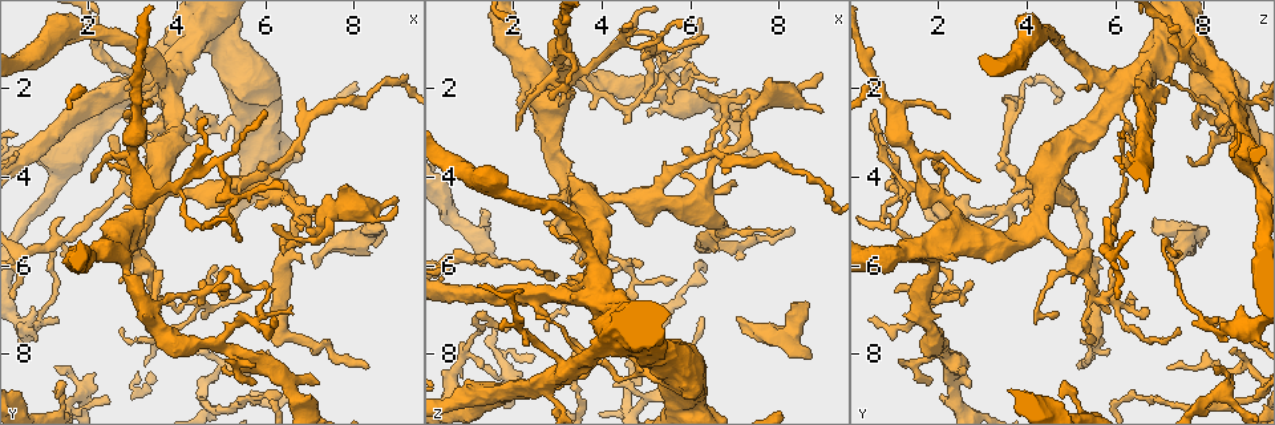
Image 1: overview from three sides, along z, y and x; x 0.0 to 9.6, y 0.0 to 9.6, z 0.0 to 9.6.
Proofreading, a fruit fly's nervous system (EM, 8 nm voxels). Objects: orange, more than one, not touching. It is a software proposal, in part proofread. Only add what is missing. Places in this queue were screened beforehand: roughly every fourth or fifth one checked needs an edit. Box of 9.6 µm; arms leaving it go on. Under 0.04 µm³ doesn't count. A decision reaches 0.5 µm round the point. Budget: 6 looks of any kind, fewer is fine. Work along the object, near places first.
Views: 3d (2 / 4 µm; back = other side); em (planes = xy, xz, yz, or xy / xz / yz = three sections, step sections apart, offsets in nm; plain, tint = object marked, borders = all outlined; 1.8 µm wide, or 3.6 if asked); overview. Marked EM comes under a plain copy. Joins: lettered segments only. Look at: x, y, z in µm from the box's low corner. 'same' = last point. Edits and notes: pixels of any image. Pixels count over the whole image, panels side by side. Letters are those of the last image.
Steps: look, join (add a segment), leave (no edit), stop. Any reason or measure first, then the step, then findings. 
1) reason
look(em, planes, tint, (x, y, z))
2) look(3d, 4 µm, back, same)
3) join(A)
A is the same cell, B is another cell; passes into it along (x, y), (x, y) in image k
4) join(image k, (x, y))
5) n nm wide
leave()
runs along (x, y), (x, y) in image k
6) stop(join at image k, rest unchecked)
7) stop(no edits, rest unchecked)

abrupt turn
look(em, planes, borders, (4.60, 6.65, 2.45))

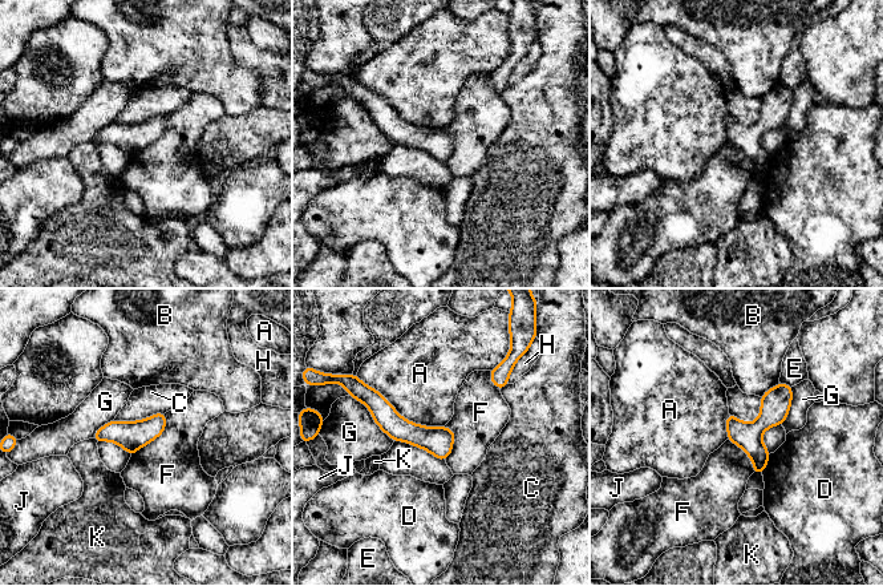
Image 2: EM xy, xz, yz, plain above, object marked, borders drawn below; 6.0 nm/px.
leave()
A, B, C, D, E, F, G, H, J and K are other cells; runs along (373, 396), (404, 431), (446, 452) in image 2; no lettered segment goes on from it

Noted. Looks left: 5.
look(3d, 4 µm, back, (1.30, 8.95, 4.80))

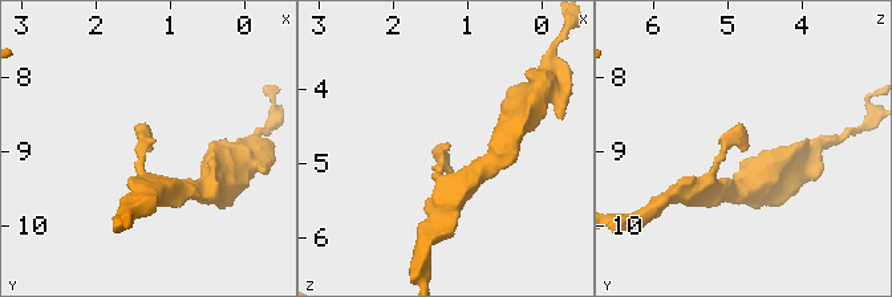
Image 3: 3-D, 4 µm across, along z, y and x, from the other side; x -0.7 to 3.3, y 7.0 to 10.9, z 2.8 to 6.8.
now the EM
look(em, xy, step 4, tint, (1.25, 8.95, 4.80))

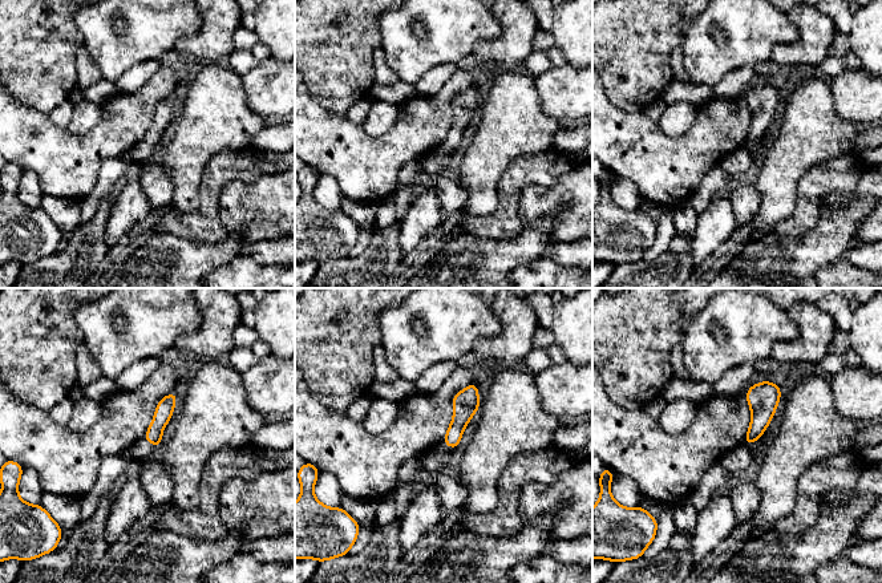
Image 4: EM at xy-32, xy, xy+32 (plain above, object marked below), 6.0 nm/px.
look(em, planes, borders, same)

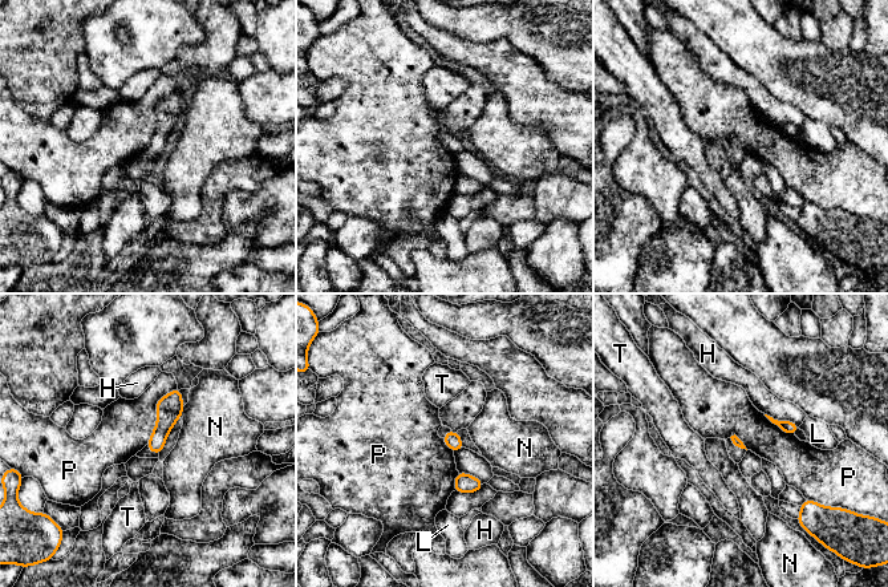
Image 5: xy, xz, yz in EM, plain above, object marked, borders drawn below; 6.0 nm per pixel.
P touches over 400 nm
leave()
H, L, N, P and T are other cells; border along (177, 387), (157, 401), (146, 444) in image 5; no lettered segment goes on from it

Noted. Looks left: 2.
free end
look(em, planes, borders, (7.10, 6.10, 7.30))

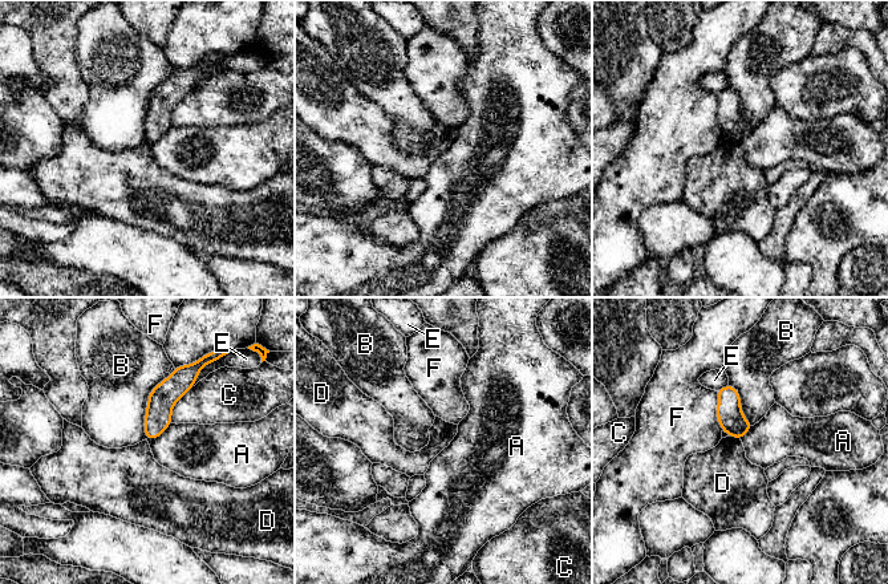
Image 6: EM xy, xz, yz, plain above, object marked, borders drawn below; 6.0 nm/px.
140 nm wide
leave()
A, B, C, D, E and F are other cells; runs along (187, 378), (159, 406), (149, 436) in image 6; none of them fits

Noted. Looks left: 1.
stop(no edits, rest unchecked)

